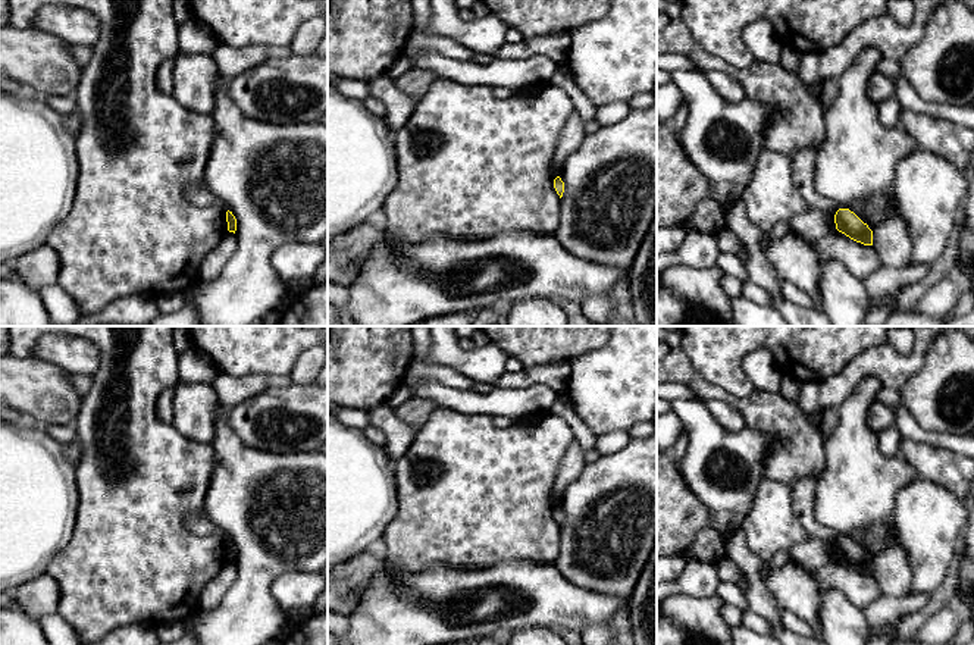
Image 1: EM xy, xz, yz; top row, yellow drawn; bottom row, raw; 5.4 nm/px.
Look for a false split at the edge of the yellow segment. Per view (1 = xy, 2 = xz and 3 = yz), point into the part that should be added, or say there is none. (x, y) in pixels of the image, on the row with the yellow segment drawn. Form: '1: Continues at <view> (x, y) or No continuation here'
1: No continuation here
2: No continuation here
3: No continuation here

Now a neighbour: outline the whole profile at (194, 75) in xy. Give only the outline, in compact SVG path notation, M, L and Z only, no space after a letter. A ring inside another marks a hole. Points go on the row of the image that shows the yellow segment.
M185 54L173 57L173 98L187 110L212 115L219 71L212 56Z

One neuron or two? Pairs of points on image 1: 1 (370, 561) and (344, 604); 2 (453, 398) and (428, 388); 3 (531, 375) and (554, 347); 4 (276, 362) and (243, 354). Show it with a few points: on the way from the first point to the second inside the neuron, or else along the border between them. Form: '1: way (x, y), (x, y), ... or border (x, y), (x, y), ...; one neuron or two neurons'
1: way (360, 572), (344, 588), (344, 594); one neuron
2: way (447, 395), (434, 390); one neuron
3: border (567, 359), (525, 366); two neurons
4: way (268, 354), (251, 354); one neuron

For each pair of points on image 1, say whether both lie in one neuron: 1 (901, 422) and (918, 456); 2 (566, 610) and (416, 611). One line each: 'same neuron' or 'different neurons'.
1: different neurons
2: same neuron

